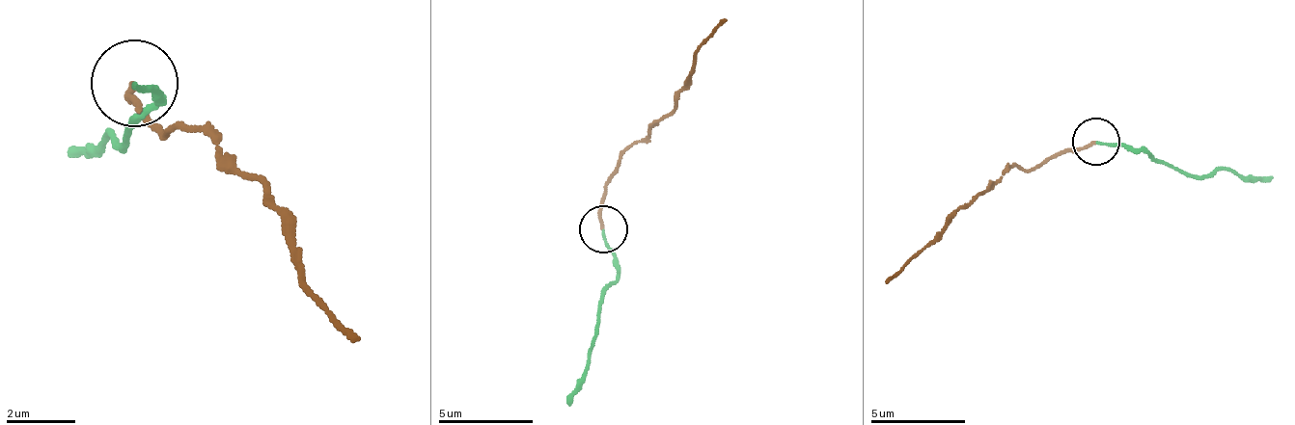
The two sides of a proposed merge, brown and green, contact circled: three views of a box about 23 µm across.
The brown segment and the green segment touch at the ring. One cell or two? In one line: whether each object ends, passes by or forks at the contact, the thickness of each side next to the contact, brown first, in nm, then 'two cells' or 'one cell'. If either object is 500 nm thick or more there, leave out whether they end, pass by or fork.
brown ends; green ends; calibres 150 and 110 nm; one cell

